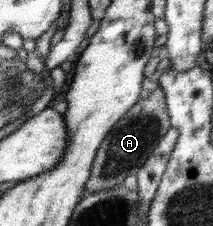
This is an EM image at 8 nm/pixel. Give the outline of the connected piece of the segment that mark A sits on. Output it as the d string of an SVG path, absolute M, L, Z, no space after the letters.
M147 79L138 103L118 122L99 147L92 175L87 179L87 189L111 189L113 185L121 185L125 178L136 175L147 162L157 143L169 131L171 123L167 113L164 92L157 81Z

